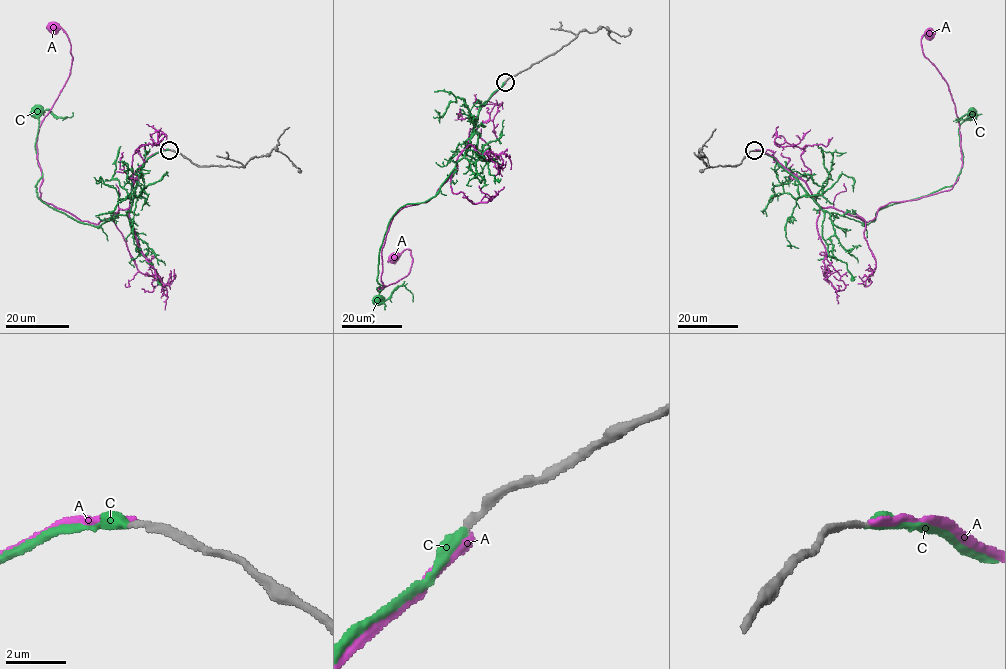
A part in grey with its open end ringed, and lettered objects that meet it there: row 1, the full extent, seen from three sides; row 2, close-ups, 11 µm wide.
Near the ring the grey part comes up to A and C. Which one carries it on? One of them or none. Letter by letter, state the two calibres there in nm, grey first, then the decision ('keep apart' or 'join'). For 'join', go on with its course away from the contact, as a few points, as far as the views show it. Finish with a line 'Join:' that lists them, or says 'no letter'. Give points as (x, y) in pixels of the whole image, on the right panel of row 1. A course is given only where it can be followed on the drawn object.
A: 200/240 nm | keep apart
C: 220/400 nm | join | via (753, 150), (770, 155), (824, 210), (868, 223), (888, 205), (952, 186), (962, 165), (959, 127), (972, 113)
Join: C

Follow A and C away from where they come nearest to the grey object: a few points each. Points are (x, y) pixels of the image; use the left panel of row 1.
A: (169, 150), (146, 160), (129, 206), (97, 224), (40, 198), (38, 131), (72, 61), (69, 37), (54, 28)
C: (169, 150), (146, 161), (125, 214), (100, 225), (78, 222), (37, 196), (42, 176), (35, 147), (37, 111)

